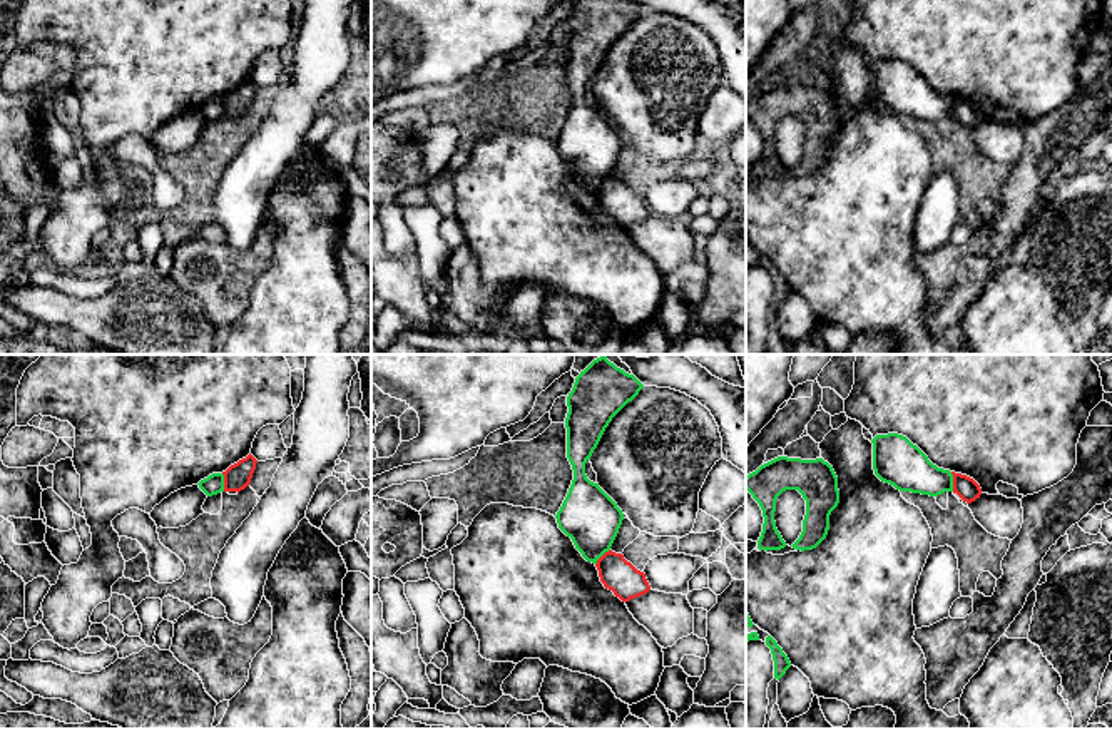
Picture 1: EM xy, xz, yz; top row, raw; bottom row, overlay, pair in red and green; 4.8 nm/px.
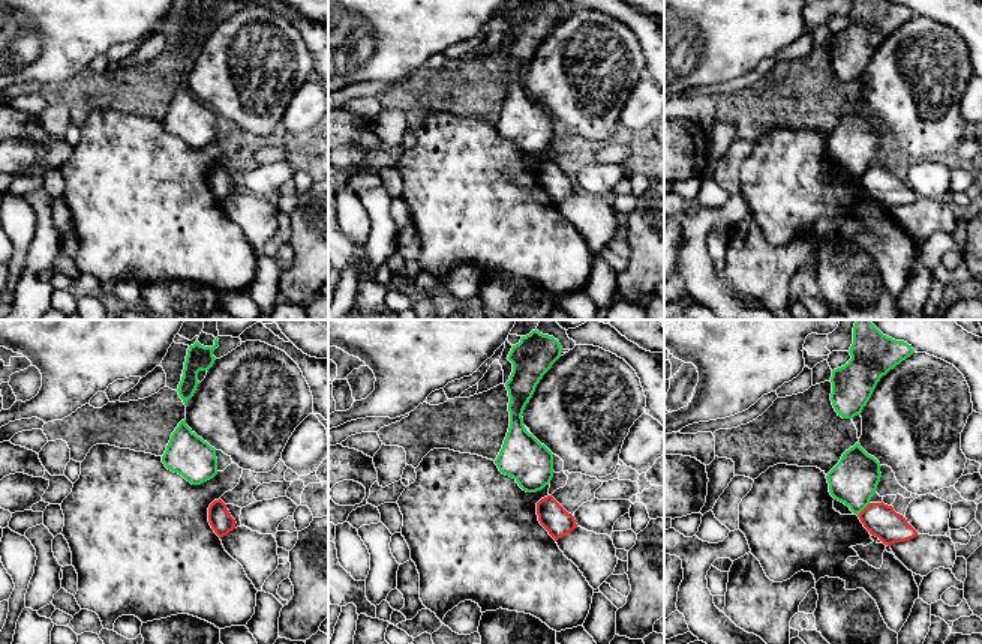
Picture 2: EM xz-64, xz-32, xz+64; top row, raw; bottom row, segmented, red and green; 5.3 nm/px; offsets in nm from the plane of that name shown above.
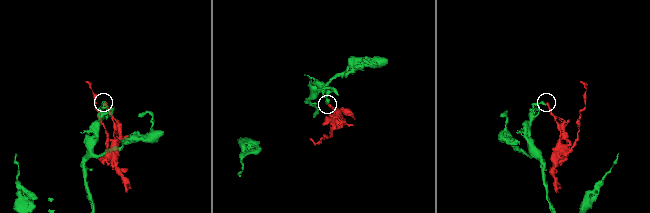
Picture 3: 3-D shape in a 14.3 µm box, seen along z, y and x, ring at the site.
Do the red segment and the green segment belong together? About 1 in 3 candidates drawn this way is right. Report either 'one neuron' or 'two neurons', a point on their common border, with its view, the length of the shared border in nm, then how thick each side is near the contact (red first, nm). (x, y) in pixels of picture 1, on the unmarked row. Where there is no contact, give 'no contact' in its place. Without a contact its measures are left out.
two neurons | yz (953, 107) | 100 nm | 110/220 nm

